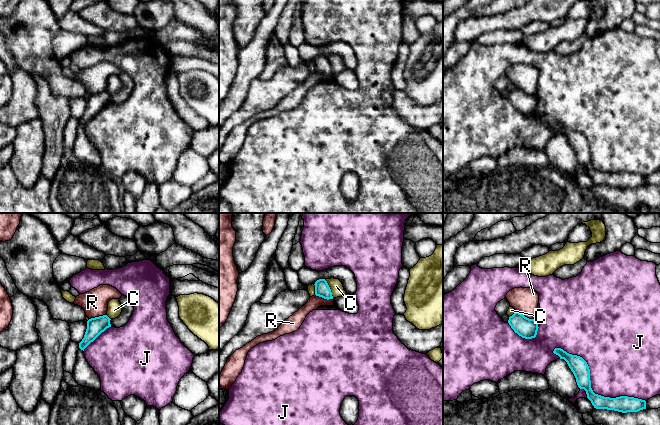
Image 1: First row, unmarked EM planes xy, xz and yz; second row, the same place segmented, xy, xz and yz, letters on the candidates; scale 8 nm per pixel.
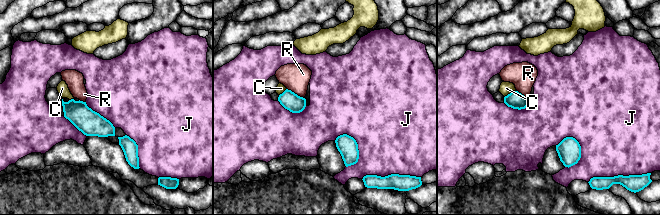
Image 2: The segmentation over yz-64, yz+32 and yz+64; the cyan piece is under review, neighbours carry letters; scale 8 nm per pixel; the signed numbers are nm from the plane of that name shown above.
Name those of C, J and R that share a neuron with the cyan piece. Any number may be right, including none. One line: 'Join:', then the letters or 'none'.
Join: none

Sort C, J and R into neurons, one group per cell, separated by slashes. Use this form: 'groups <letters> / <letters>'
groups C / J / R

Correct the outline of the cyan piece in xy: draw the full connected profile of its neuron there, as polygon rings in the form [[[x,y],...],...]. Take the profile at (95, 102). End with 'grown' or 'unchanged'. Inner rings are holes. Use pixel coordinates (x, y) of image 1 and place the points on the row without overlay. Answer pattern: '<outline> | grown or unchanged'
[[[107,91],[91,94],[87,97],[87,105],[84,114],[79,119],[79,124],[84,125],[93,118],[102,108],[111,103],[110,94]]] | unchanged

